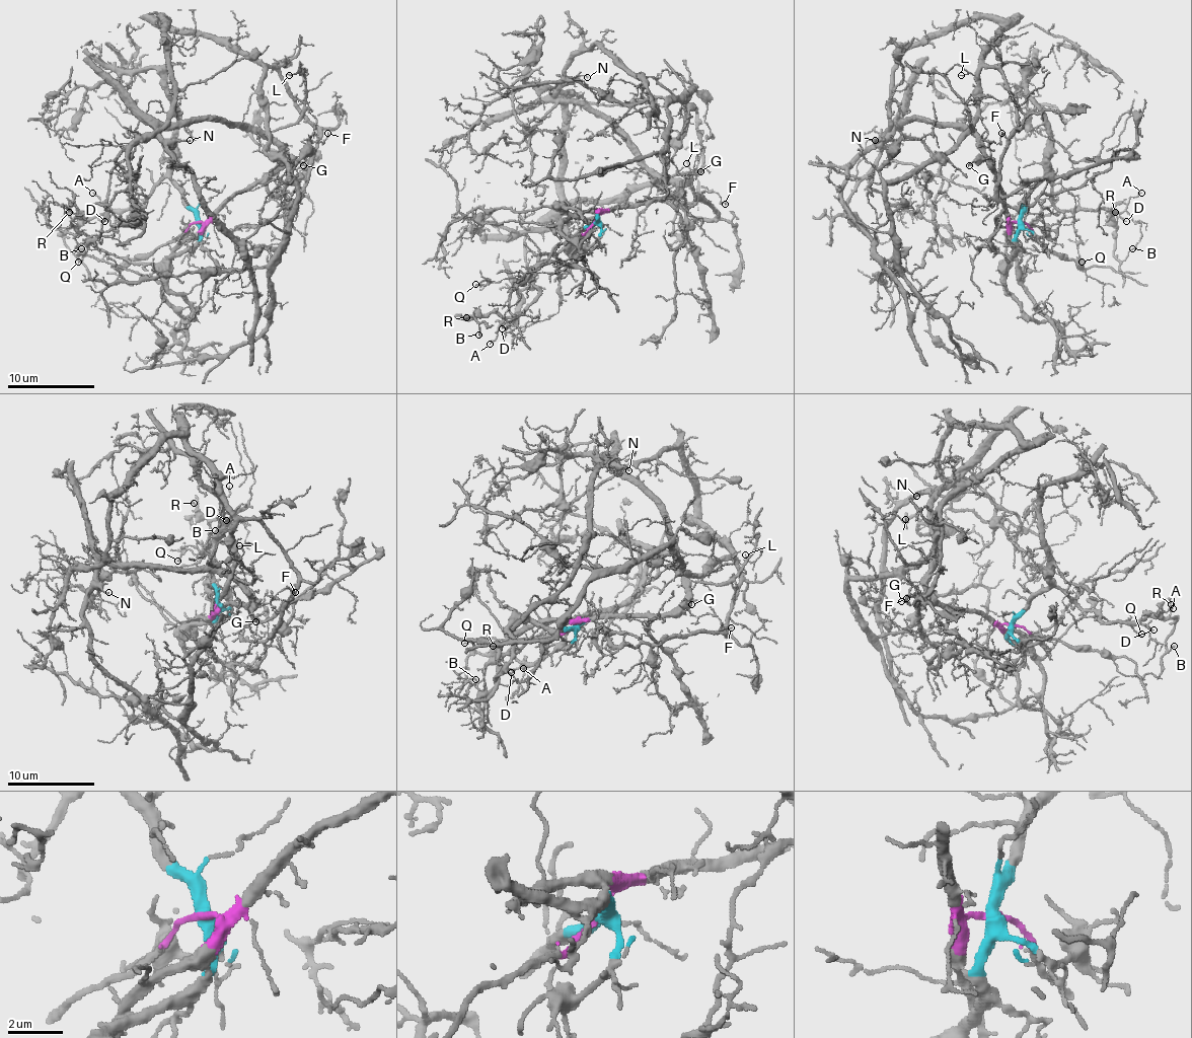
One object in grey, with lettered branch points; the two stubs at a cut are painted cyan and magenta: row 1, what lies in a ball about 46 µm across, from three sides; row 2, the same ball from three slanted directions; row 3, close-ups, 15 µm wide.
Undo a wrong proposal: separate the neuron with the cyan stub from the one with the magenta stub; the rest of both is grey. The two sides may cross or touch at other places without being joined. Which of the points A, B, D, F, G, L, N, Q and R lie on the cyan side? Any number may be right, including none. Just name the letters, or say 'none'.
A, B, D, Q, R

